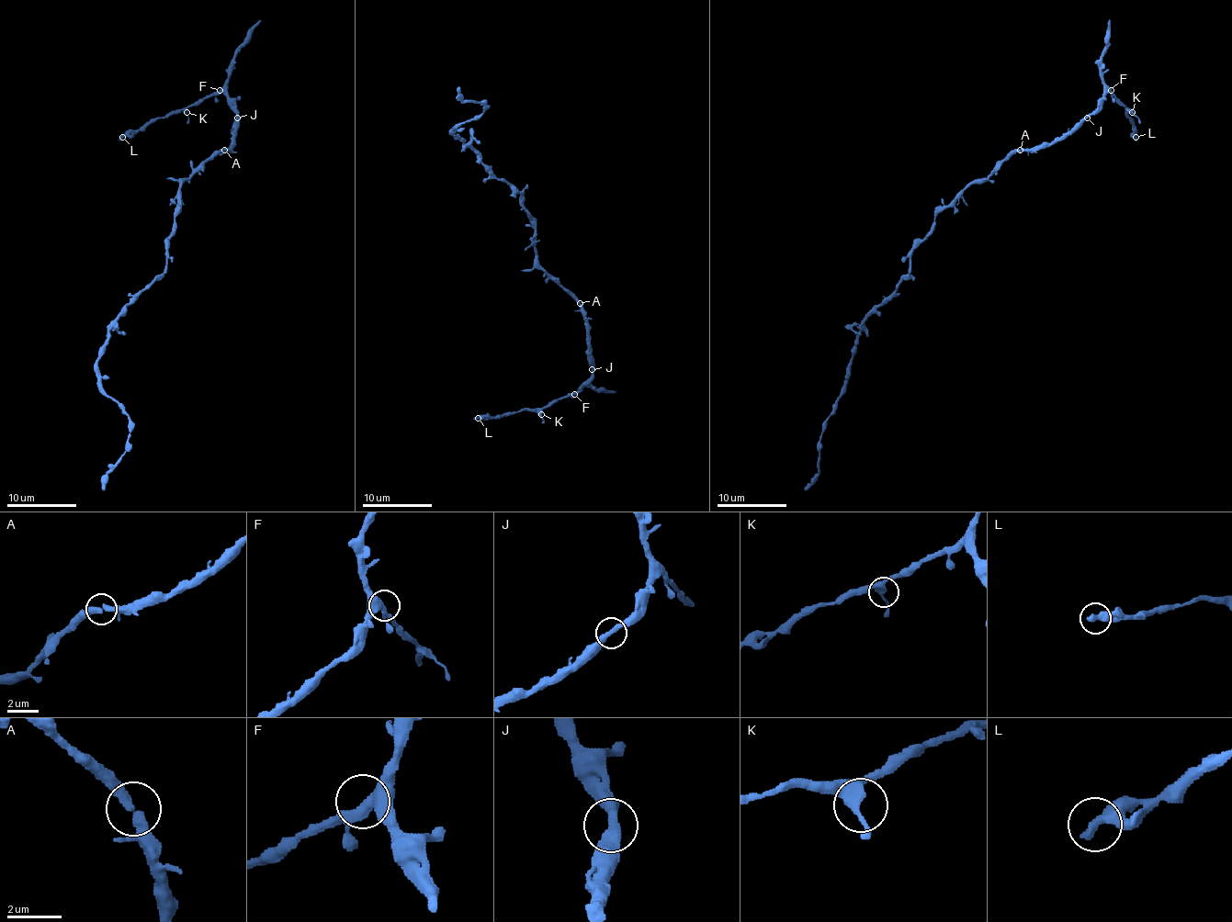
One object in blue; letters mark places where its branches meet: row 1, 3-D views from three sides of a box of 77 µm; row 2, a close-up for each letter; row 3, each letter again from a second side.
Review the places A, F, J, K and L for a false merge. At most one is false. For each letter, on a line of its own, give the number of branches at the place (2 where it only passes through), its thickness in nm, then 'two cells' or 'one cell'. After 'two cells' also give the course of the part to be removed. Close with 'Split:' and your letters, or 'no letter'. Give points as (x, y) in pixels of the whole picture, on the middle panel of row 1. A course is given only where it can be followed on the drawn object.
A: 3 branches meet; 280 nm thick; one cell
F: 3 branches meet; 340 nm thick; one cell
J: 2 branches meet; 380 nm thick; one cell
K: 3 branches meet; 300 nm thick; one cell
L: 2 branches meet; 380 nm thick; one cell
Split: no letter

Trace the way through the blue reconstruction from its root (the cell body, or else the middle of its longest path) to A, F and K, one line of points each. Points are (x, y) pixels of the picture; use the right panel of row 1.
A: (937, 215), (972, 184), (980, 184), (1003, 161), (1021, 151)
F: (937, 215), (972, 184), (986, 180), (1011, 153), (1036, 145), (1054, 143), (1069, 135), (1111, 90)
K: (937, 215), (972, 184), (986, 180), (1011, 153), (1036, 145), (1054, 143), (1069, 135), (1109, 91), (1132, 112)

